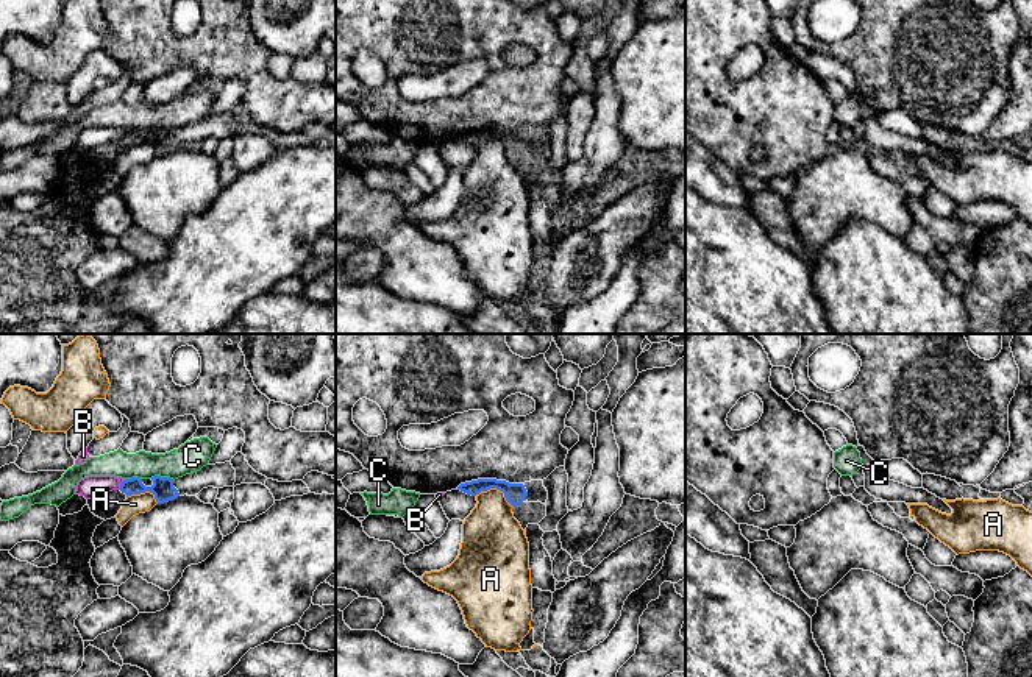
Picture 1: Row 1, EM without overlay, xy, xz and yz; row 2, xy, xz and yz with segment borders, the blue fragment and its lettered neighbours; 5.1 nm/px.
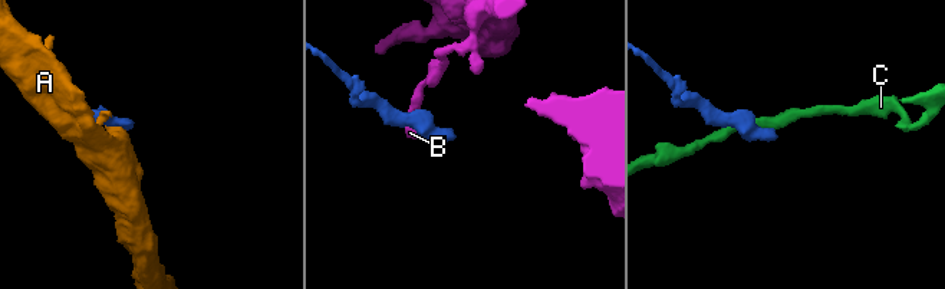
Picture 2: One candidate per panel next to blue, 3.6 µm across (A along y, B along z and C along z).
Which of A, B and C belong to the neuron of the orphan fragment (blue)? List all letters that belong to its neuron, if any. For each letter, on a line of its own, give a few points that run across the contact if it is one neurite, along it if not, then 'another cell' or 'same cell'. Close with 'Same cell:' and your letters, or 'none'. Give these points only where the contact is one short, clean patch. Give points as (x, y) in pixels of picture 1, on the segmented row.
A: another cell
B: line xy (127, 479), (117, 489); another cell
C: line xy (150, 478), (174, 479); another cell
Same cell: none

